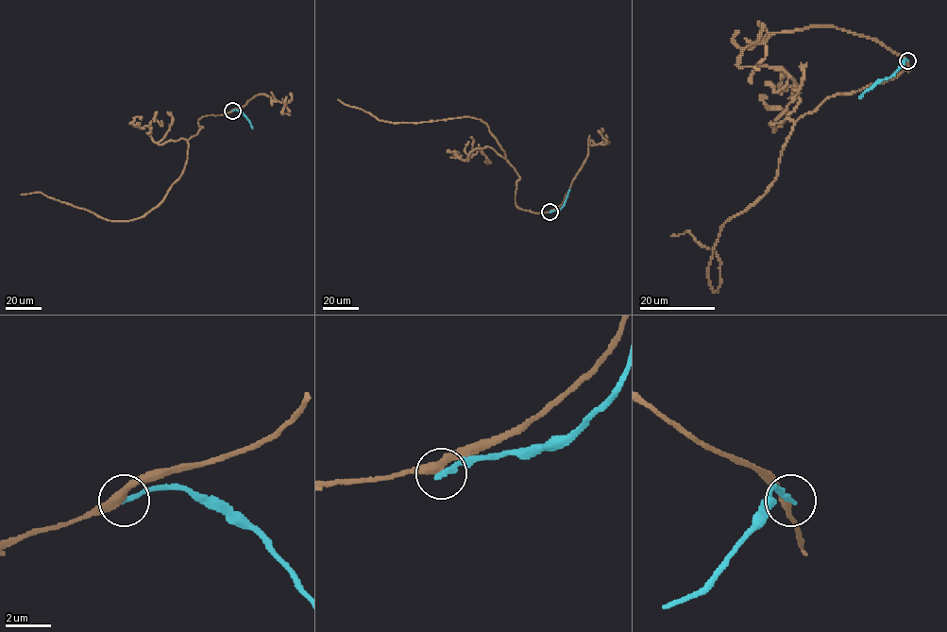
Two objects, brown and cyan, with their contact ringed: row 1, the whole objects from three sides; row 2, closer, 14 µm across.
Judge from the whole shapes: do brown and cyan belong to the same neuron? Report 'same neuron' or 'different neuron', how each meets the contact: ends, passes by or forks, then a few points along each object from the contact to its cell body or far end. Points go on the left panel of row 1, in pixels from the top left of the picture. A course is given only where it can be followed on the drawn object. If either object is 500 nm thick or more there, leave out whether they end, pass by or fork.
different neuron; brown passes by; cyan ends; course brown (232, 111), (197, 121), (203, 127), (188, 140), (183, 172), (143, 215), (107, 220), (39, 192), (20, 194); course cyan (232, 111), (240, 111), (252, 128)

